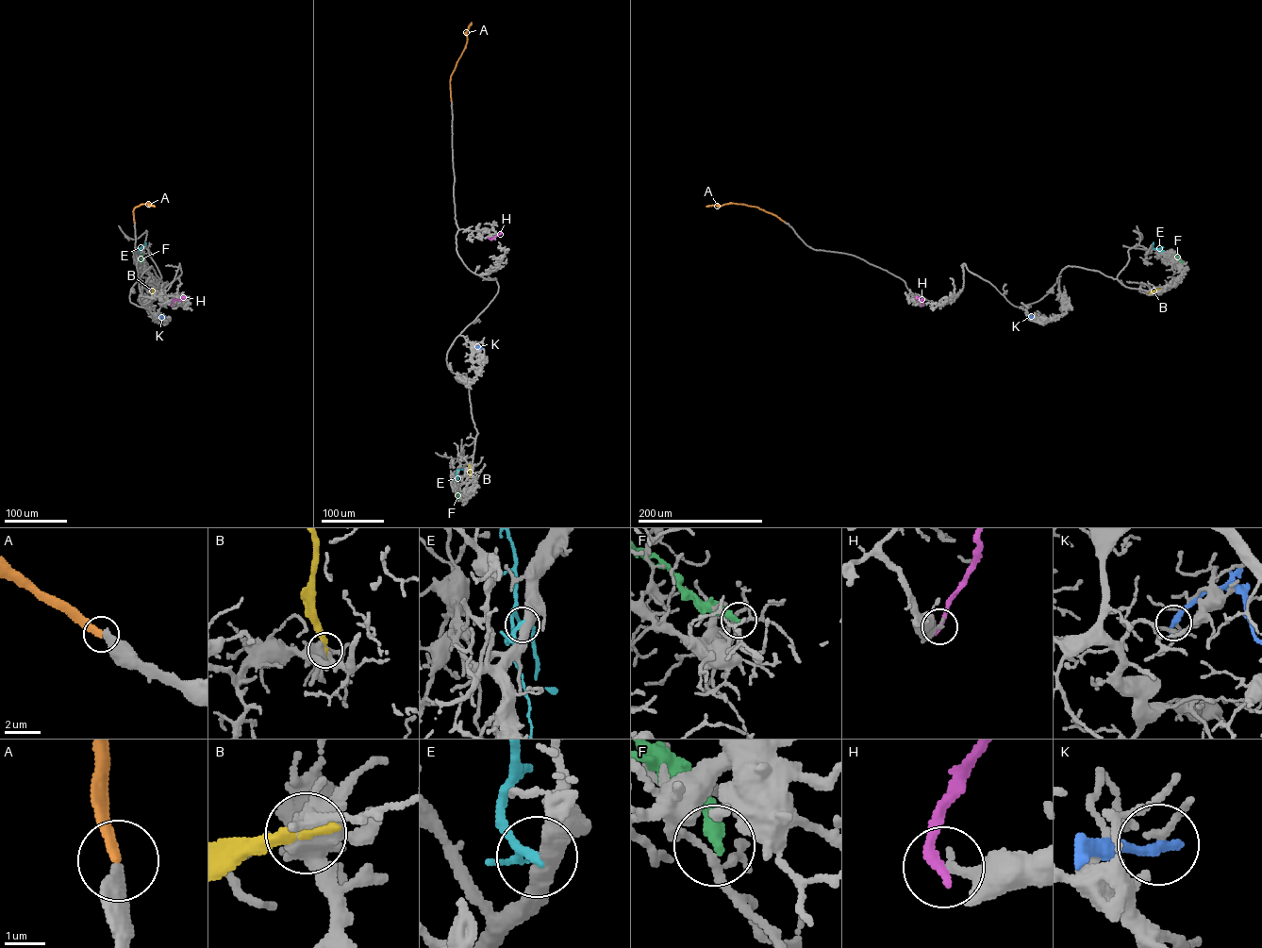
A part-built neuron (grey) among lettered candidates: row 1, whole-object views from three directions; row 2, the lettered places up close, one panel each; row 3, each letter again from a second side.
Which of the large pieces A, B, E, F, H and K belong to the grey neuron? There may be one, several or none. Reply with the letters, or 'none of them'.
A

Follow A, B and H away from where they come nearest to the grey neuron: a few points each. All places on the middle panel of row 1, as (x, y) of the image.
A: (451, 100), (451, 75), (465, 47), (465, 33), (472, 23)
B: (471, 475), (468, 464)
H: (488, 237), (491, 240), (500, 234)

